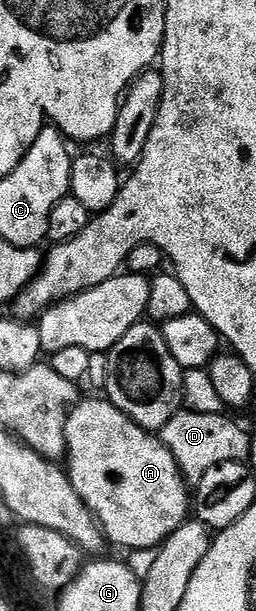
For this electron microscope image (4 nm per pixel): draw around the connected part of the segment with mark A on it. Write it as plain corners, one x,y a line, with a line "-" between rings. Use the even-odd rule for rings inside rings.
106,398
100,400
84,400
81,399
68,413
68,421
66,422
66,442
68,447
66,449
66,471
69,480
72,481
74,490
82,498
84,505
91,510
93,516
96,517
96,523
100,525
103,535
109,541
112,540
120,548
149,548
155,550
164,543
170,534
174,534
174,530
178,530
178,526
182,526
184,521
190,516
190,488
185,483
184,476
180,472
180,468
175,462
174,454
163,444
159,435
151,432
145,432
144,429
131,420
126,414
122,414
122,410
118,410

